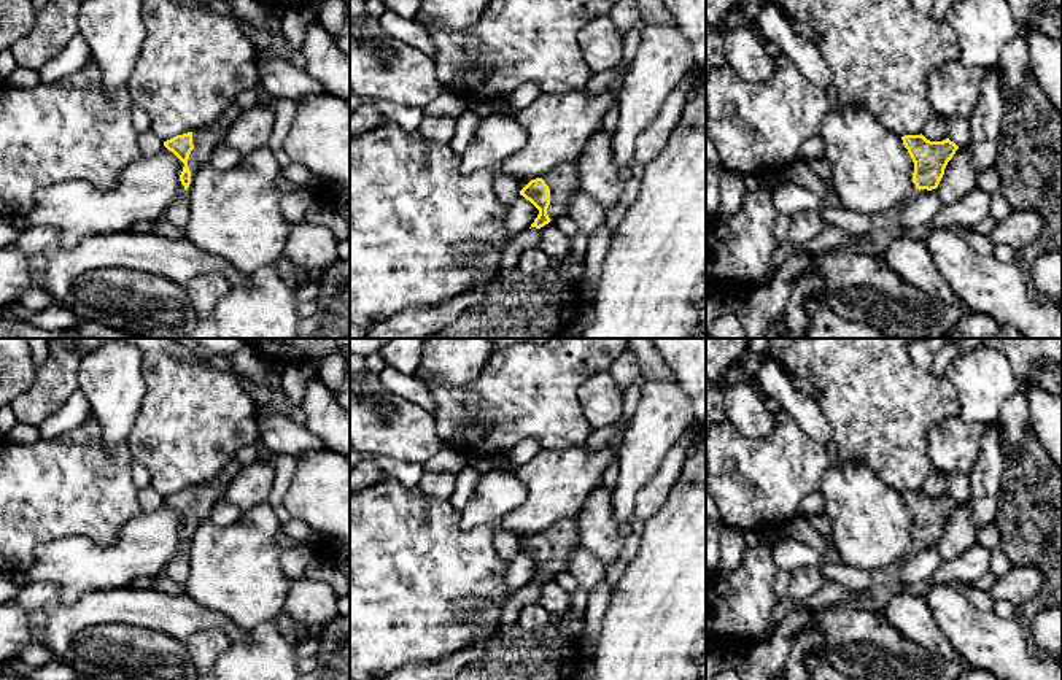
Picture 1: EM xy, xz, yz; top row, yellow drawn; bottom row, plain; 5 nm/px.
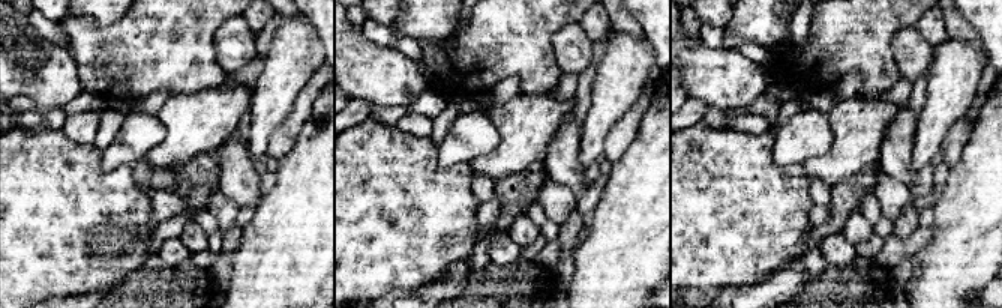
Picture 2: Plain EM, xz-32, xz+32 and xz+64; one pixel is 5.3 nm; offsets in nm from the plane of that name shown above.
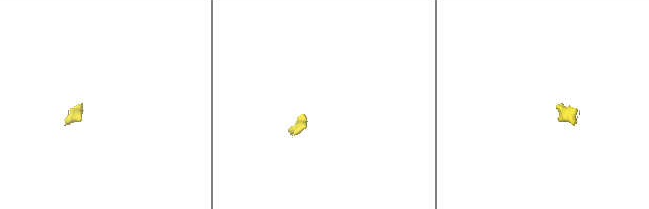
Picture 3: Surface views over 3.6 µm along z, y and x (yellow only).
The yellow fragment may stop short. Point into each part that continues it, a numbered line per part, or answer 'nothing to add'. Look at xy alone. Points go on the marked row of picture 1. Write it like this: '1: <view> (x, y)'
1: xy (207, 139)

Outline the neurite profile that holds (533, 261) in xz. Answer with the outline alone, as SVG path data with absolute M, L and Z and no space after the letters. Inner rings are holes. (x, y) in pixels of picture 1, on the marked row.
M537 246L525 249L517 264L517 270L525 275L541 275L548 269L550 269L550 257Z

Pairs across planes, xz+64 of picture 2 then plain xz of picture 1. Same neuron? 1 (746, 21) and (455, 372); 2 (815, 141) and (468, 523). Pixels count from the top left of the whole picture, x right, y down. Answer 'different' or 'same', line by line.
1: same
2: same

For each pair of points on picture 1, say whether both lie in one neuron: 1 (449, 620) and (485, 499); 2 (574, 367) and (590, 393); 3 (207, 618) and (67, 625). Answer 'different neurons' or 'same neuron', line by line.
1: different neurons
2: different neurons
3: same neuron

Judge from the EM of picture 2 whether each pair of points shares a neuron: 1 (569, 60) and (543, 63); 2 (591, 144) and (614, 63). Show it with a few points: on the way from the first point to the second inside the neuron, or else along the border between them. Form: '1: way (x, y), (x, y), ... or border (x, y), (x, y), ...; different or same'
1: border (560, 27), (552, 36), (552, 50), (563, 72); different
2: way (597, 125), (609, 105), (614, 83); same

